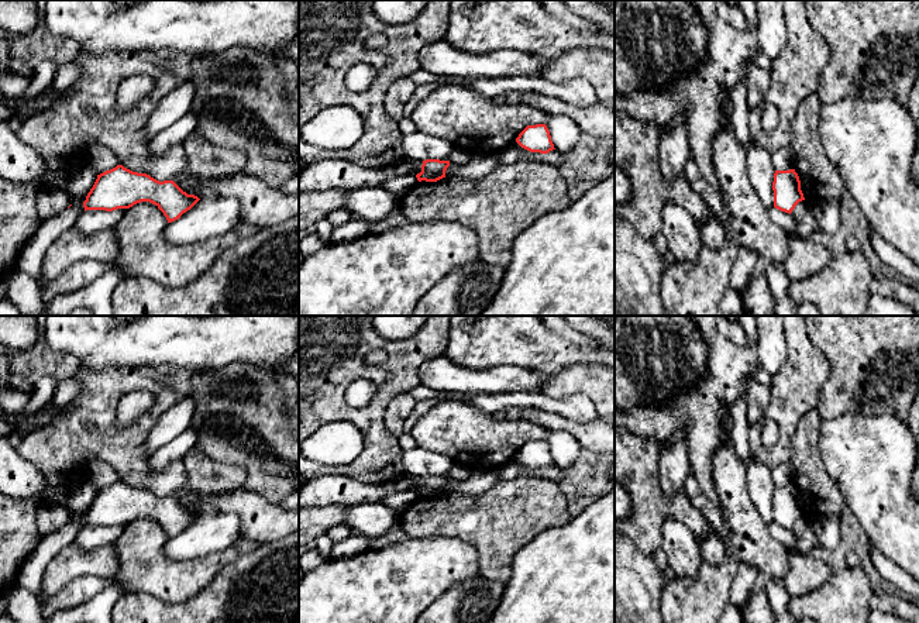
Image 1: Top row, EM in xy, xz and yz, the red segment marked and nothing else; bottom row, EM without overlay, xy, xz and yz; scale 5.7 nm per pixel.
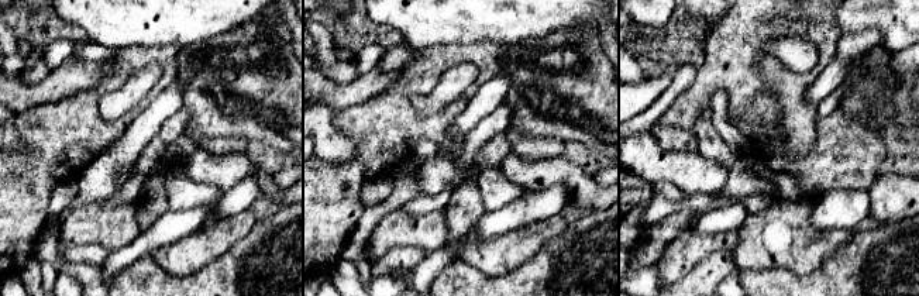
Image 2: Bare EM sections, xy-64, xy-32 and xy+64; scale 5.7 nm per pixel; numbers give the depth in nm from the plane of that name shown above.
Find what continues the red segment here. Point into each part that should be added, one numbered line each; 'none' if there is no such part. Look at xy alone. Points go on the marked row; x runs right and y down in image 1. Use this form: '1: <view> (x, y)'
none

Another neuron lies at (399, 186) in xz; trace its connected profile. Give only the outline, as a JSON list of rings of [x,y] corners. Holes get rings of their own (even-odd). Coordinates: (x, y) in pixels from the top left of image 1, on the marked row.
[[[406,173],[402,176],[397,176],[389,182],[383,183],[383,189],[388,190],[389,193],[392,193],[396,197],[403,197],[416,183],[417,183],[417,178],[416,175]]]

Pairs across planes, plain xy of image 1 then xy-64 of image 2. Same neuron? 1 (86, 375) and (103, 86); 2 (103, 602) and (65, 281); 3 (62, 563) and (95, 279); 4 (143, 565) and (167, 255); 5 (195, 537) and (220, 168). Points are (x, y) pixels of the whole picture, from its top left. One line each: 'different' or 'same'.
1: same
2: same
3: different
4: same
5: different

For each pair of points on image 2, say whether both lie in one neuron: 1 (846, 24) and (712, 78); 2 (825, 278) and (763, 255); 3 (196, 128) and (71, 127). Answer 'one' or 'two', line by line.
1: two
2: two
3: two

